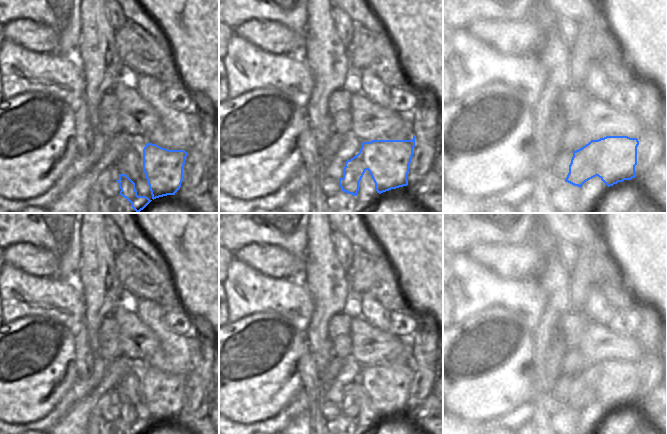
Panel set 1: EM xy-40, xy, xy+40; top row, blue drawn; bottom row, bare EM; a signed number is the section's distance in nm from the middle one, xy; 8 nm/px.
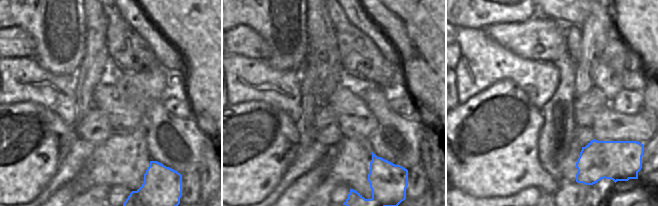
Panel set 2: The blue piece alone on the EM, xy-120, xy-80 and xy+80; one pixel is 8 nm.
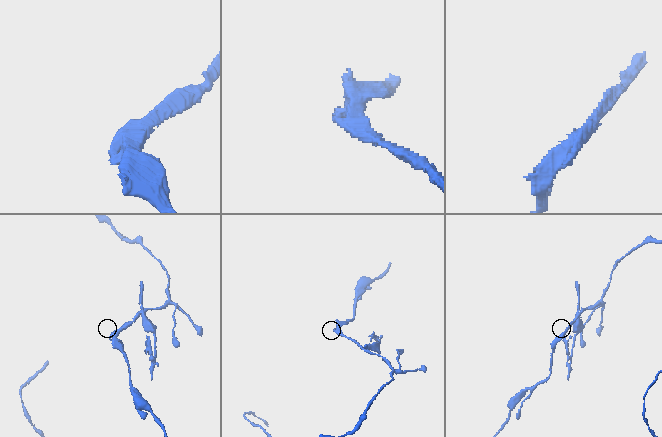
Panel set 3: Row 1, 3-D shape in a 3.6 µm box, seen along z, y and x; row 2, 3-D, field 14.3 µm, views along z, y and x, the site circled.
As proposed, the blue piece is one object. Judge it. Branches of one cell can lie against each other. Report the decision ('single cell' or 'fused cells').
fused cells

